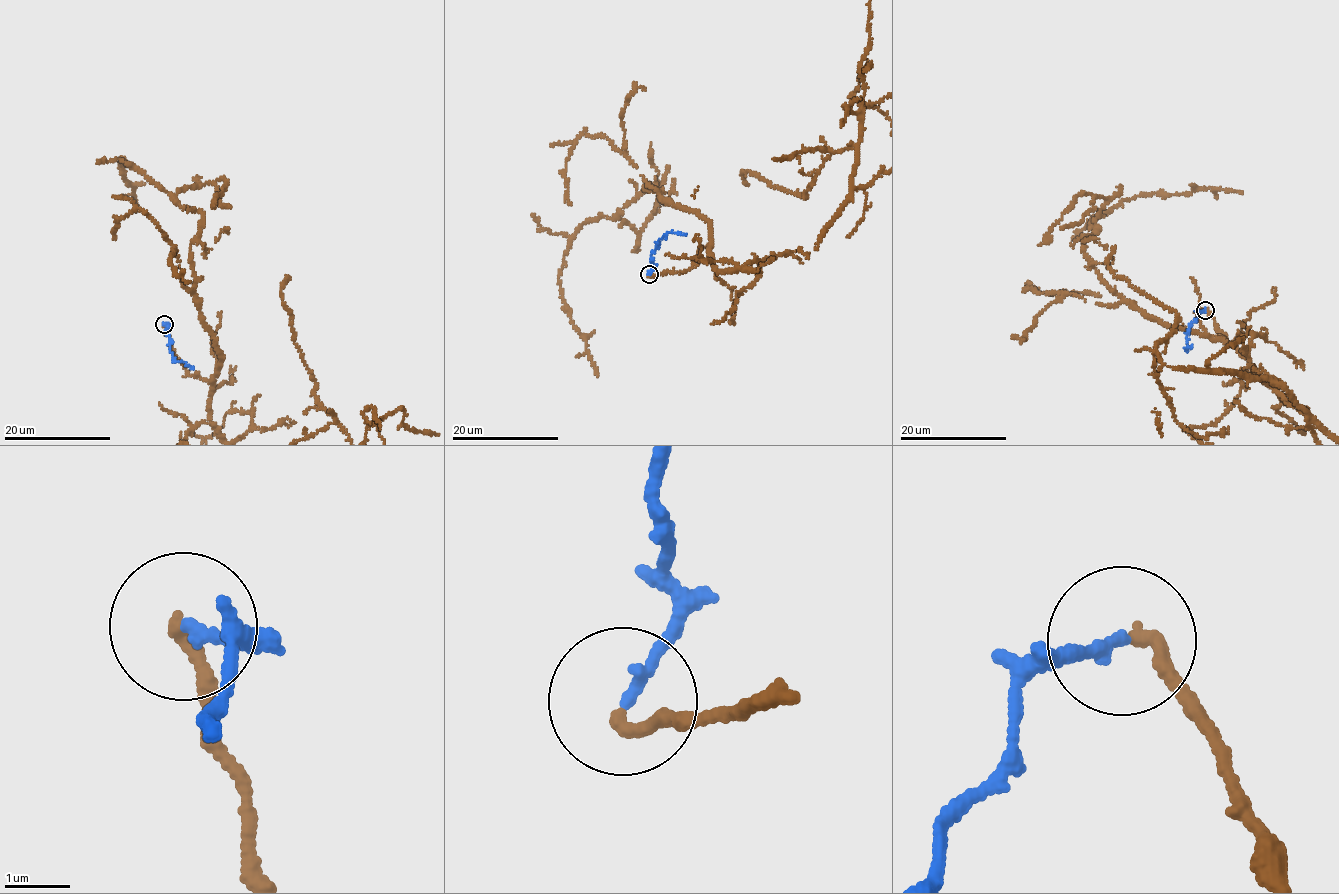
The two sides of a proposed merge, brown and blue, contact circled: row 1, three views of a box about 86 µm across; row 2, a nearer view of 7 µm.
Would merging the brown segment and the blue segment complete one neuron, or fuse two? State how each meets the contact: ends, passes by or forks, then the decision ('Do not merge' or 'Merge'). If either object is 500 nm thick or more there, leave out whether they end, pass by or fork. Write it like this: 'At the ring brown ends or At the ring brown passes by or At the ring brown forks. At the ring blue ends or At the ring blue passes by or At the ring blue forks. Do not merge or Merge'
At the ring brown ends. At the ring blue ends. Merge

